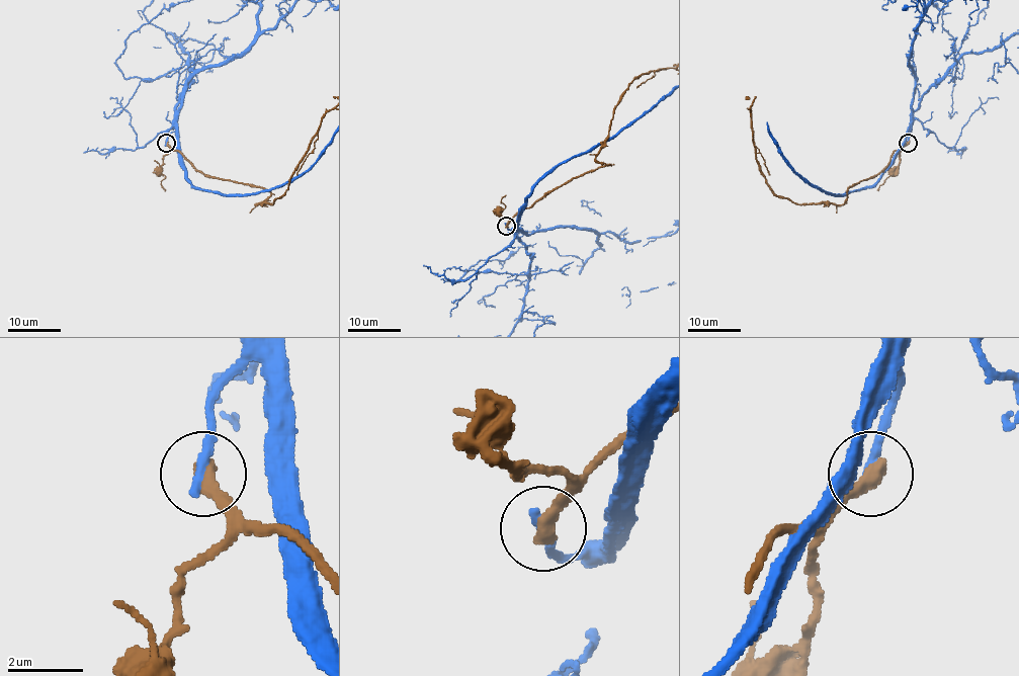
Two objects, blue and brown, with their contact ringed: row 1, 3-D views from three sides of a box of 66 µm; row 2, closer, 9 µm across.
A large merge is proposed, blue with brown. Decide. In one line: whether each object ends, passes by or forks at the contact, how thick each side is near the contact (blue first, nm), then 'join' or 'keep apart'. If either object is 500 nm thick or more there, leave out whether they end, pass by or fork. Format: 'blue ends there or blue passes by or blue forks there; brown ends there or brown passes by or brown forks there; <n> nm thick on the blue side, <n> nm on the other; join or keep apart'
blue ends there; brown ends there; 280 nm thick on the blue side, 480 nm on the other; keep apart

